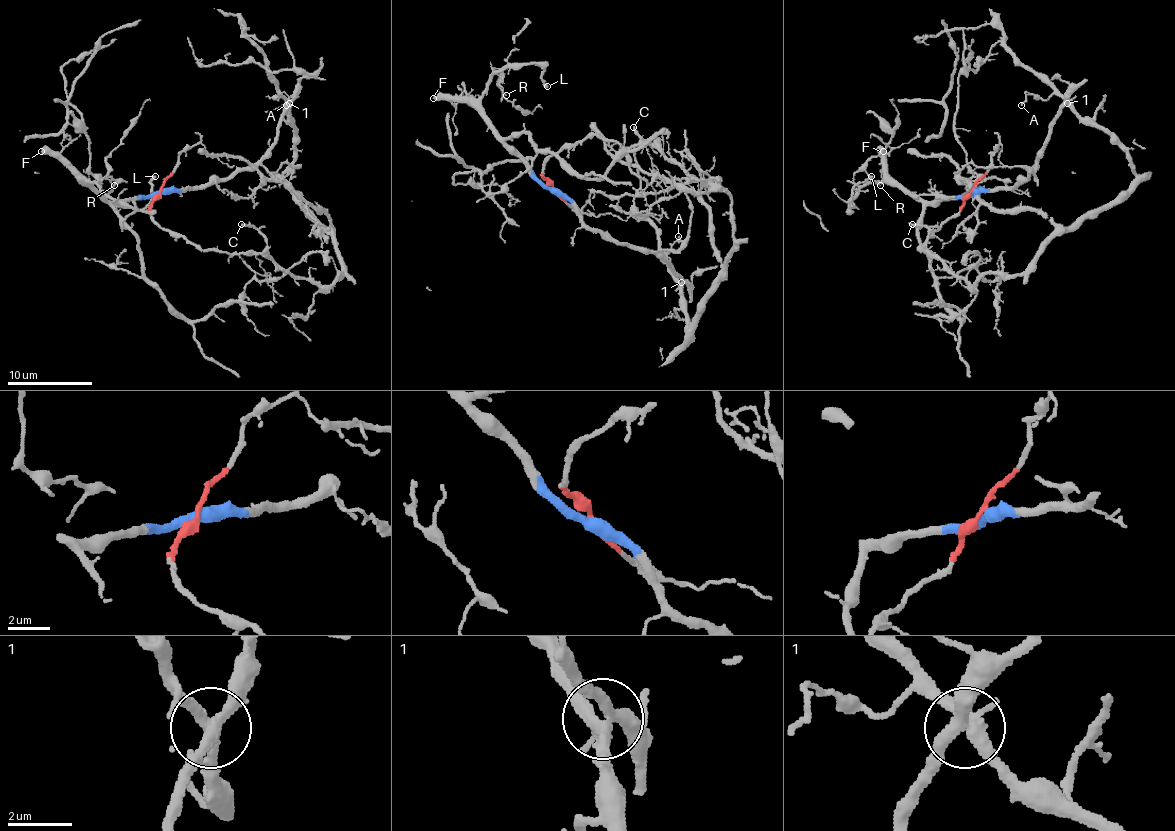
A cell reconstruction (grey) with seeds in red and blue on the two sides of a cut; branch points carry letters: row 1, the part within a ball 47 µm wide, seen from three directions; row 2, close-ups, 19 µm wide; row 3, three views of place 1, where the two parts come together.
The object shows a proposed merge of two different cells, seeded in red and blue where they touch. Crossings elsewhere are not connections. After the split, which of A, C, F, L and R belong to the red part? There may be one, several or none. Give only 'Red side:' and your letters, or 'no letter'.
Red side: A, C

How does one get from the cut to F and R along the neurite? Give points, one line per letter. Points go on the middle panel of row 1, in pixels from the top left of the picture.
F: (551, 187), (543, 182), (498, 131), (466, 102), (432, 97)
R: (551, 187), (543, 182), (502, 140), (481, 106), (481, 93), (496, 68), (500, 70), (506, 95)

